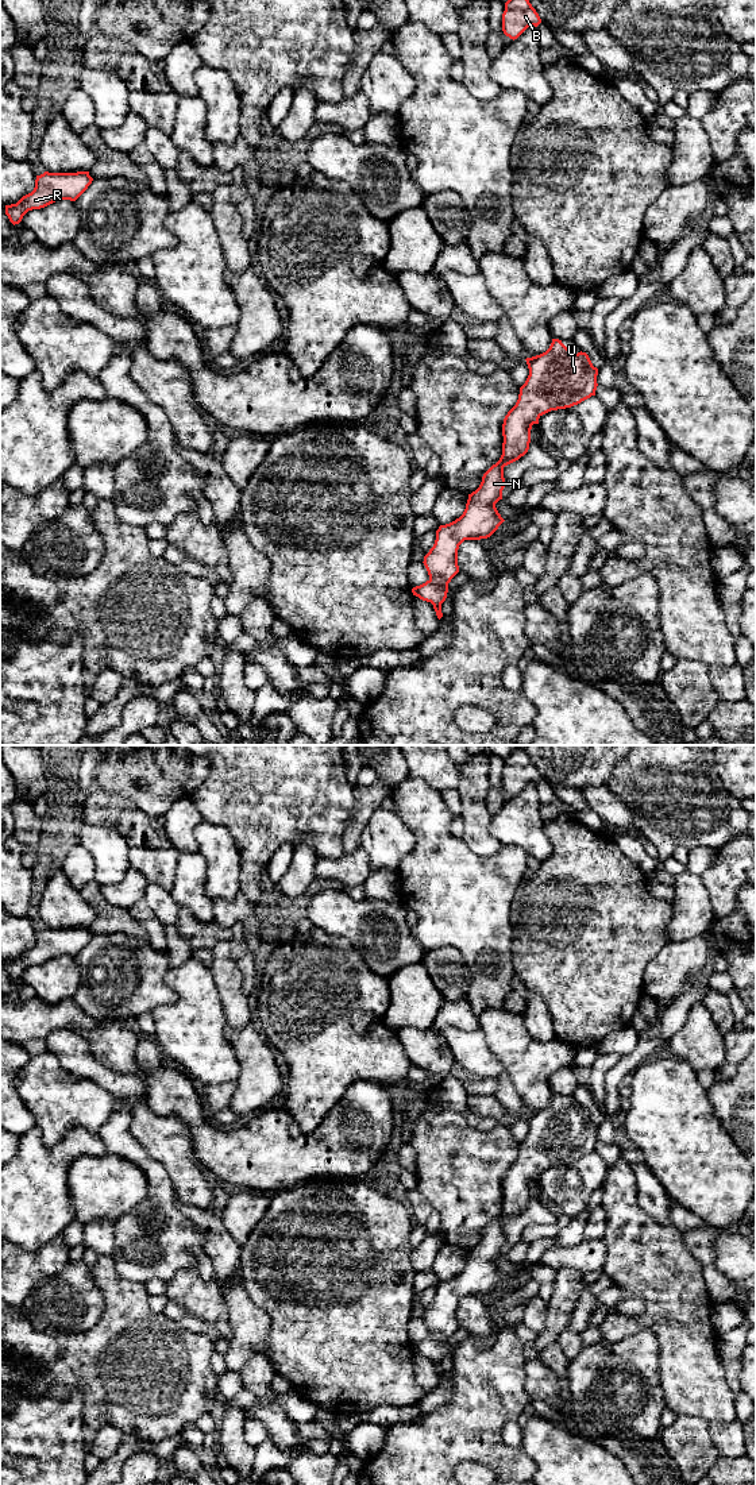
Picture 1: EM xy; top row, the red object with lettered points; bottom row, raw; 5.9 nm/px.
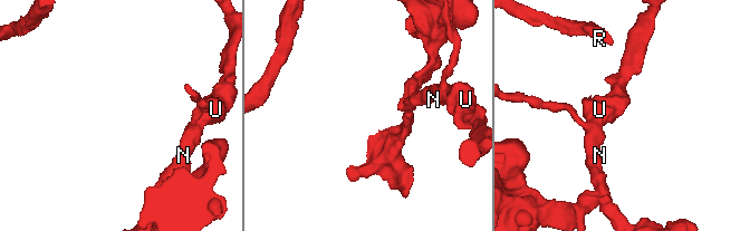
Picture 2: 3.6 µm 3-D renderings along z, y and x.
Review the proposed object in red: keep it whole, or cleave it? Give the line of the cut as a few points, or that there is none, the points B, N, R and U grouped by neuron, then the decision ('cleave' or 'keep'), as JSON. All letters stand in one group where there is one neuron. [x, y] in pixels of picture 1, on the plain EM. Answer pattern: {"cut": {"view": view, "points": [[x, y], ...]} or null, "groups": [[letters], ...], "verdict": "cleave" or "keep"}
{"cut": {"view": "xy", "points": [[429, 1335], [447, 1341]]}, "groups": [["B", "N", "U"], ["R"]], "verdict": "cleave"}

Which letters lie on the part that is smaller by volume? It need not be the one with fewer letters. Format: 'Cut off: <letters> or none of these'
Cut off: B, N, U

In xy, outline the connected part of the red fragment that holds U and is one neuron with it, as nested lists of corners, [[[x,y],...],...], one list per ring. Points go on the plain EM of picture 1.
[[[552,1095],[545,1108],[525,1116],[529,1131],[520,1143],[516,1161],[504,1174],[500,1216],[483,1230],[479,1243],[468,1250],[463,1270],[439,1282],[435,1300],[424,1312],[423,1319],[432,1338],[448,1341],[459,1328],[459,1301],[464,1296],[490,1293],[505,1277],[495,1264],[505,1243],[504,1223],[528,1208],[532,1181],[551,1166],[571,1164],[595,1152],[598,1125],[586,1108],[572,1110],[562,1096]]]

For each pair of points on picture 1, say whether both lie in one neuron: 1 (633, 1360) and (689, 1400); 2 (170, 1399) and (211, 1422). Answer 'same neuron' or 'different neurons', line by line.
1: different neurons
2: different neurons

